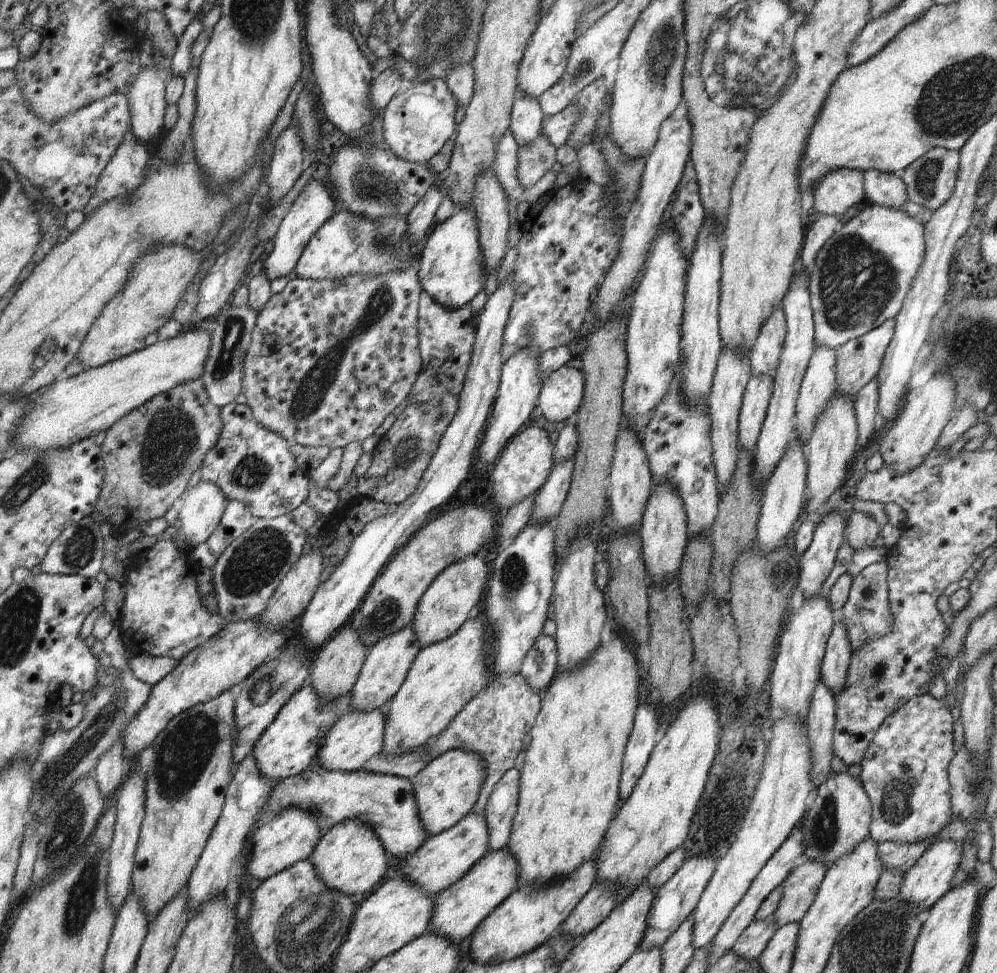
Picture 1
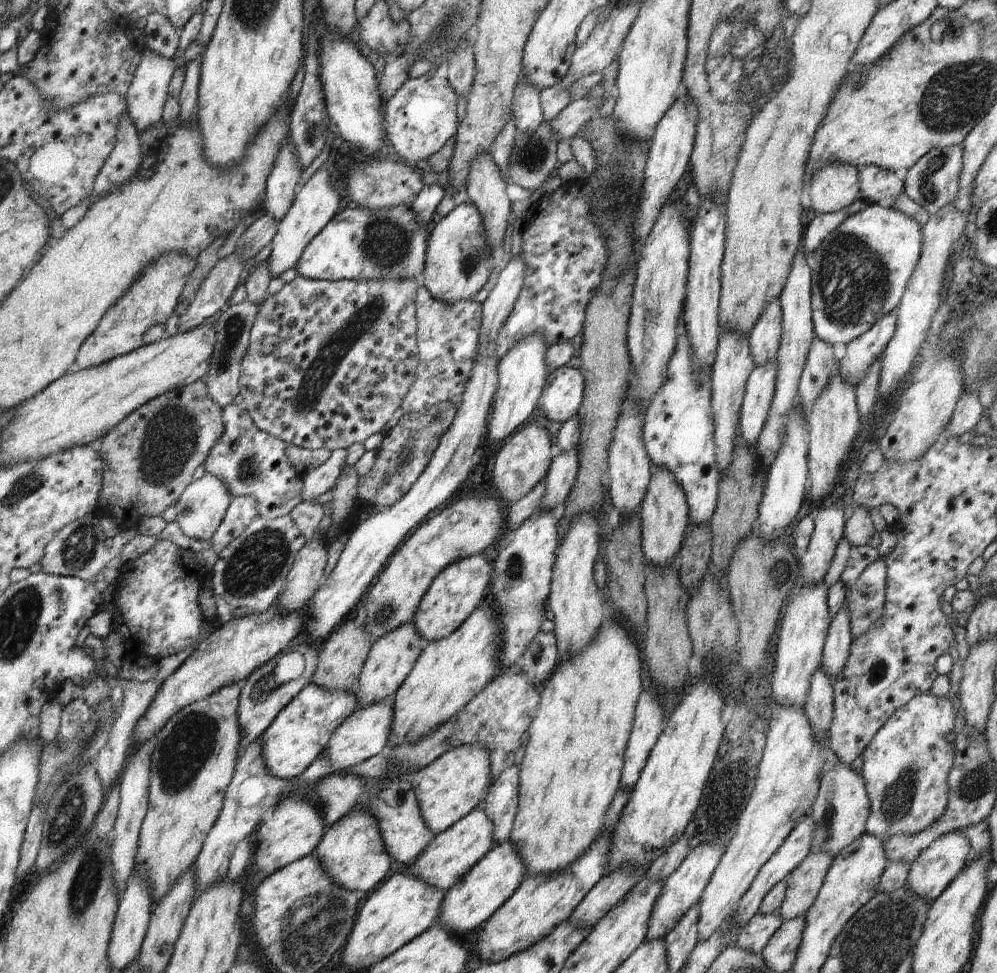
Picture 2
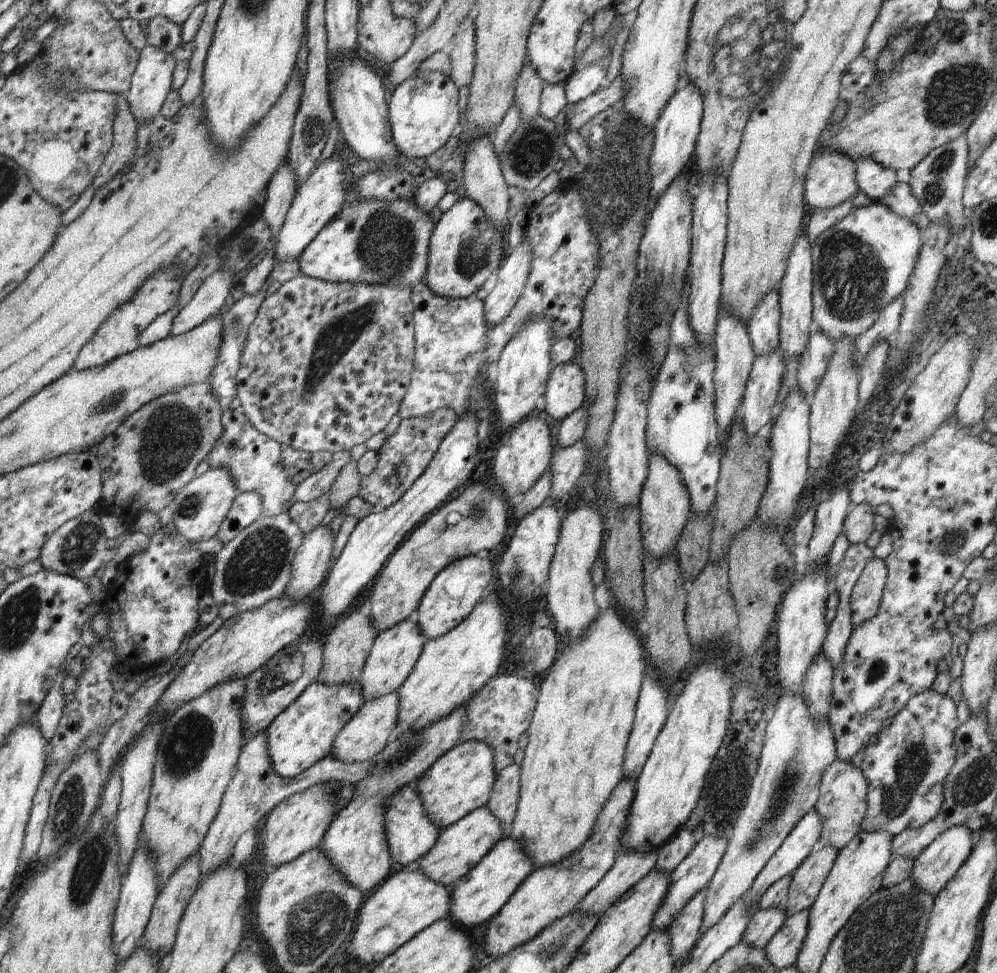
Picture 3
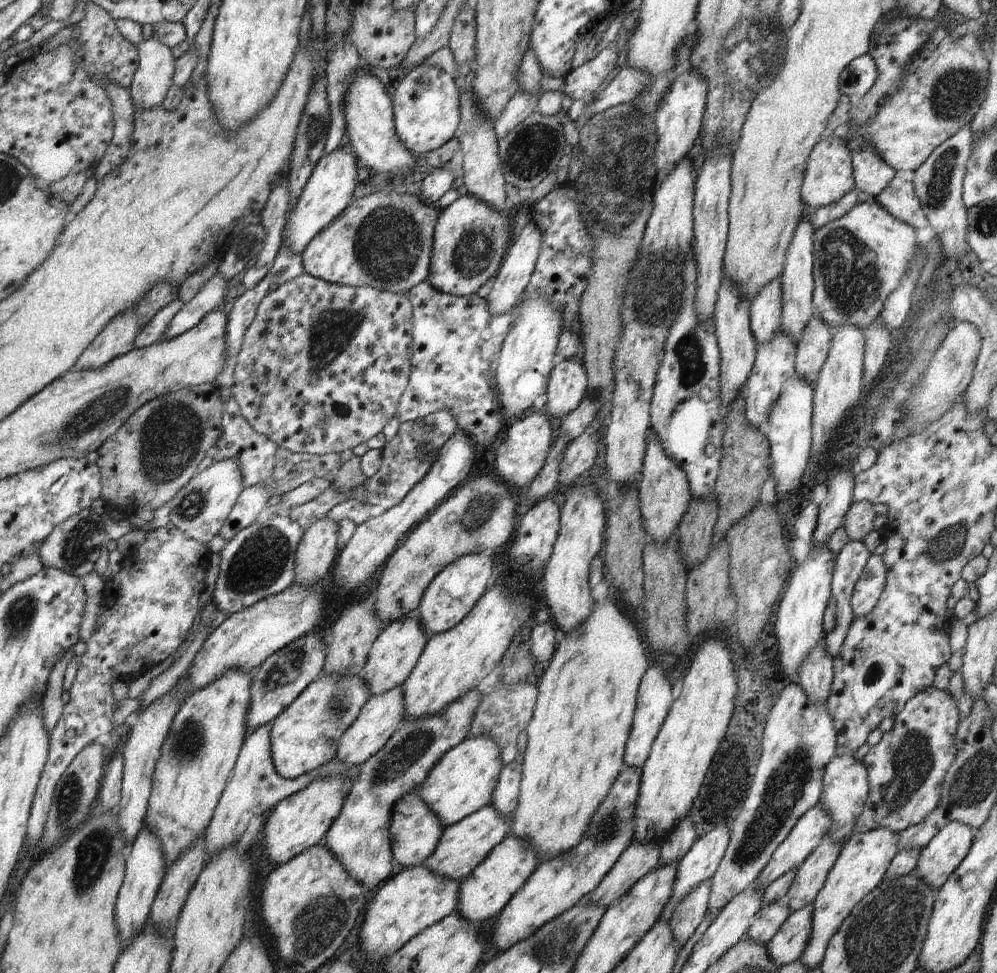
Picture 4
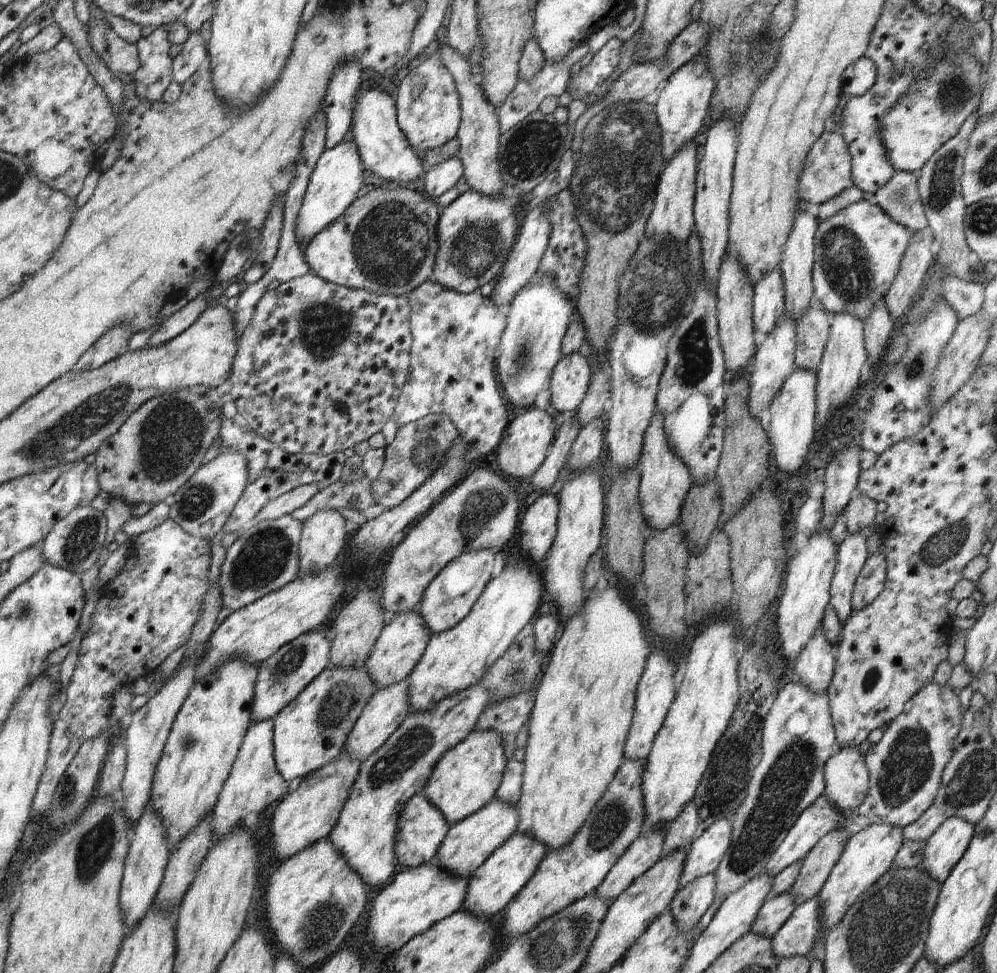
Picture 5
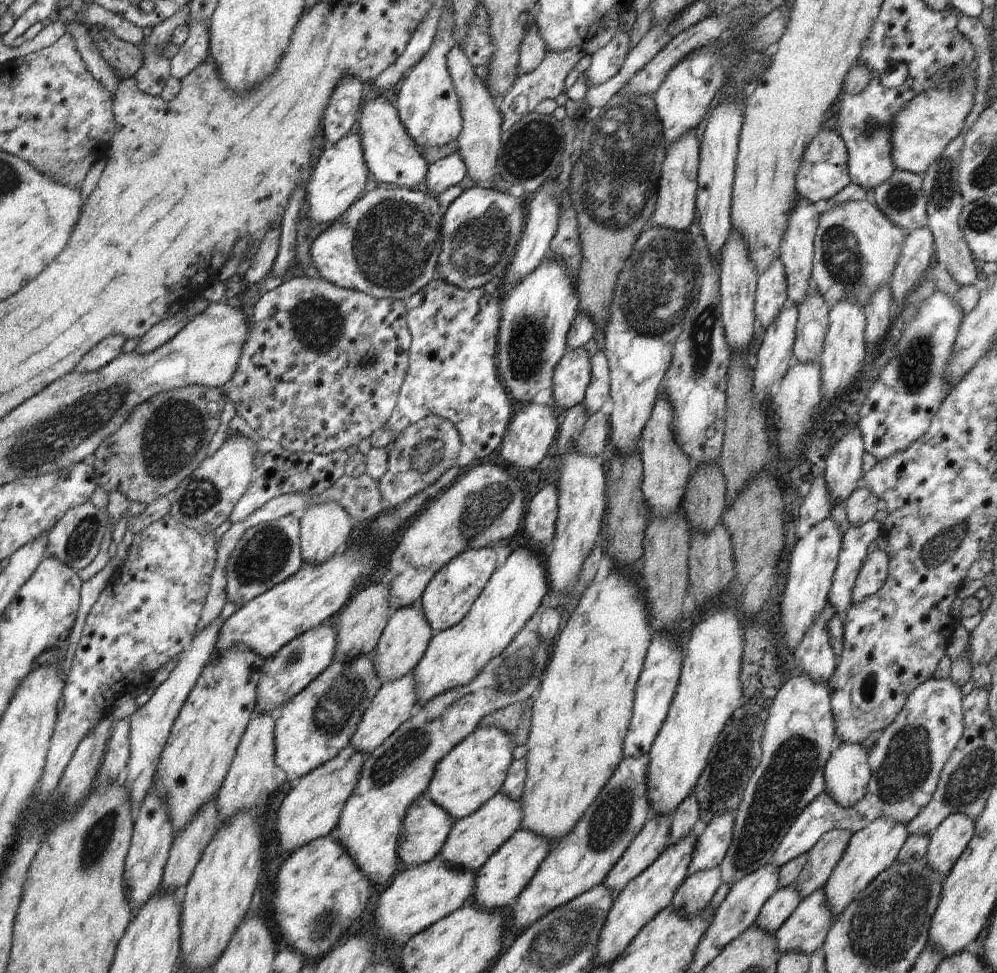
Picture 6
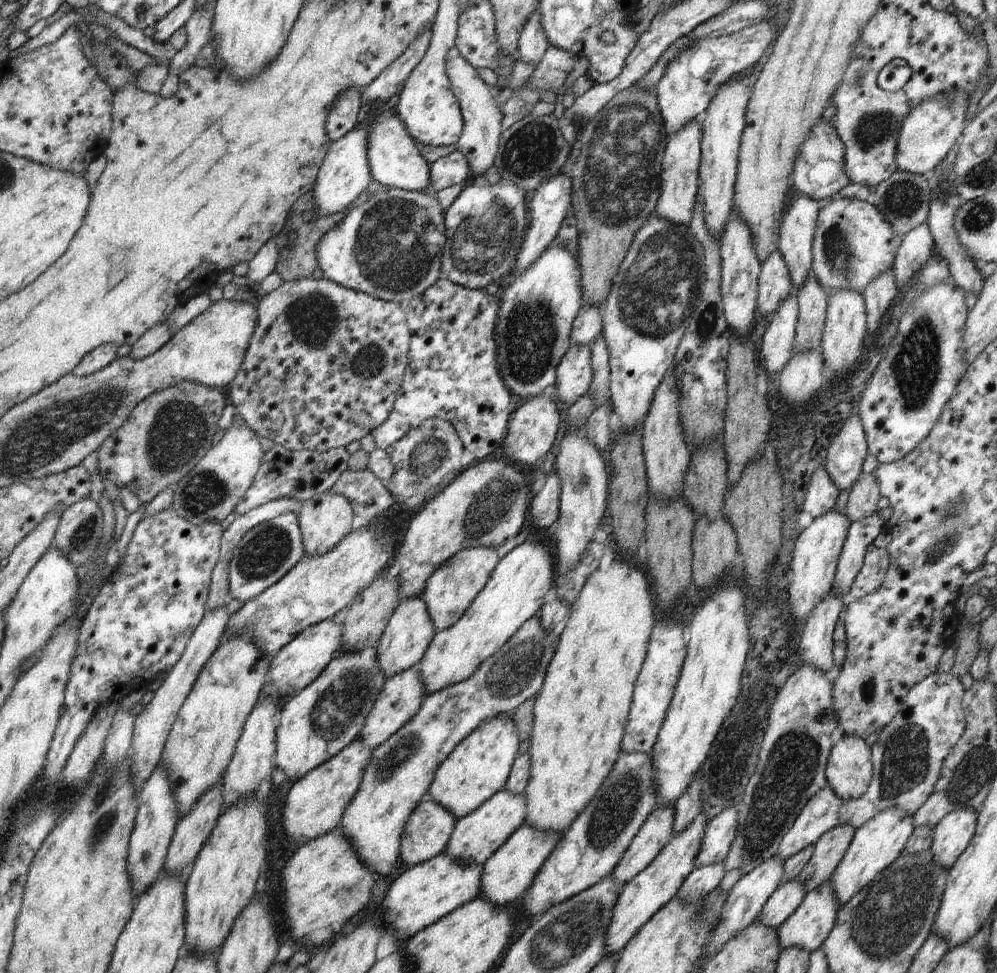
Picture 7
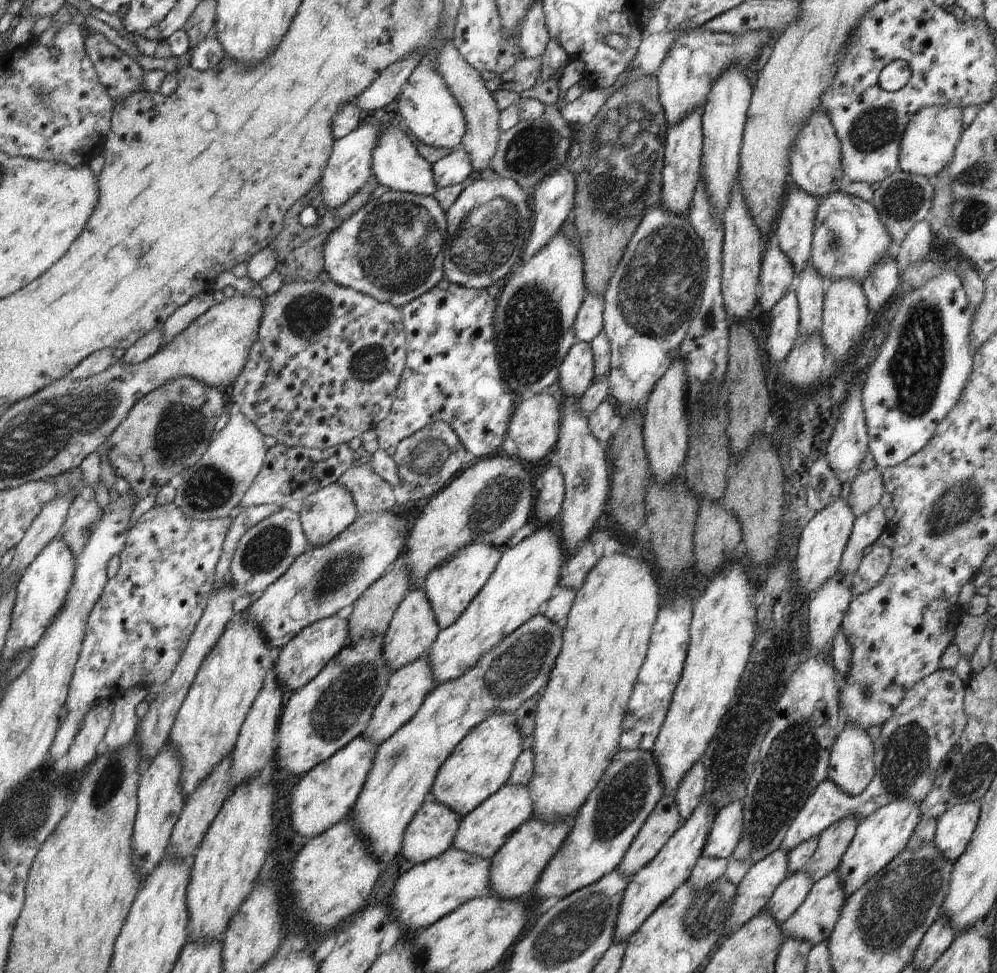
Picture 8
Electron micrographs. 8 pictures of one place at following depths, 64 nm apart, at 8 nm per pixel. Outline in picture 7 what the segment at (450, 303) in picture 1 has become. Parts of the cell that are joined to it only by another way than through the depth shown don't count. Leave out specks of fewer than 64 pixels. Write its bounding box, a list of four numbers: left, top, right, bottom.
[441,181,529,289]

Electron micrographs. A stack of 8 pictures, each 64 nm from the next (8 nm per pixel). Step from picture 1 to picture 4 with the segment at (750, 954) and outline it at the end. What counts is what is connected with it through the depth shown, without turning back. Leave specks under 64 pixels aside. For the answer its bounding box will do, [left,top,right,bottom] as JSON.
[745,902,793,944]

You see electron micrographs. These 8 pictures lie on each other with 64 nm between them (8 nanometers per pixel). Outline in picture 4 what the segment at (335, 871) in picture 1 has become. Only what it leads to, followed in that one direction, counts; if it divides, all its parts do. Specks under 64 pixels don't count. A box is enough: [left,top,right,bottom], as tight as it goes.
[323,689,480,891]

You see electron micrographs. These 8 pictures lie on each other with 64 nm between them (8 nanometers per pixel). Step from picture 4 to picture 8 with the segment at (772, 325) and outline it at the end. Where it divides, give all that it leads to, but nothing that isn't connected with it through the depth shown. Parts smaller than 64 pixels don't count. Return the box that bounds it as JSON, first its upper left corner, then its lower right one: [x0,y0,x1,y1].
[758,236,796,312]

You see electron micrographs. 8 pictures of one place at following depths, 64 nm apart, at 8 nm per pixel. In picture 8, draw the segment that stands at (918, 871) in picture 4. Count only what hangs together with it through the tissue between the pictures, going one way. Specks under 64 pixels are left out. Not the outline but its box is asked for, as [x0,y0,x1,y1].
[933,800,981,863]

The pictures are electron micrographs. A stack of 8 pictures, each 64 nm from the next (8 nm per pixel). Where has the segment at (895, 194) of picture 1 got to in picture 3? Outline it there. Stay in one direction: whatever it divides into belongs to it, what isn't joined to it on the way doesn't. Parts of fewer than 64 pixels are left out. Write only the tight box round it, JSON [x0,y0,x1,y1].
[853,156,897,201]

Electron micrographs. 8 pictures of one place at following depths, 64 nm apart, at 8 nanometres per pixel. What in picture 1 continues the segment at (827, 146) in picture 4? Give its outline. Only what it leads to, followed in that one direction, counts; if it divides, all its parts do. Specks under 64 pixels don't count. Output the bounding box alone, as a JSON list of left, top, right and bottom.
[812,168,865,218]

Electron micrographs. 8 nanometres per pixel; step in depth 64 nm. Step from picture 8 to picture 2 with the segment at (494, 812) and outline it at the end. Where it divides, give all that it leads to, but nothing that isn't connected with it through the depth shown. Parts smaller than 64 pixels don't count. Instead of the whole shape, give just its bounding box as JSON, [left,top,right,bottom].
[410,808,494,891]

